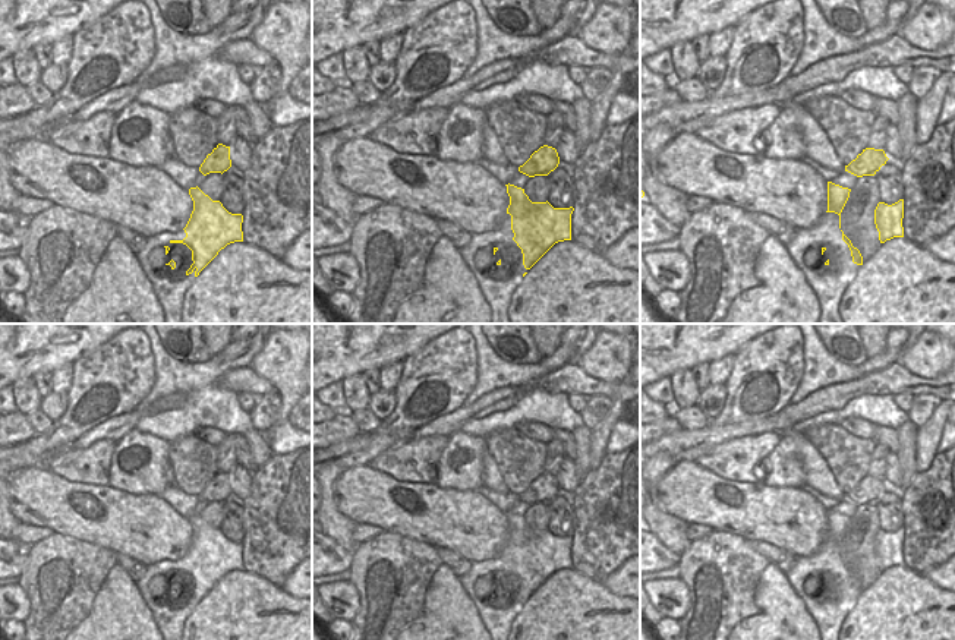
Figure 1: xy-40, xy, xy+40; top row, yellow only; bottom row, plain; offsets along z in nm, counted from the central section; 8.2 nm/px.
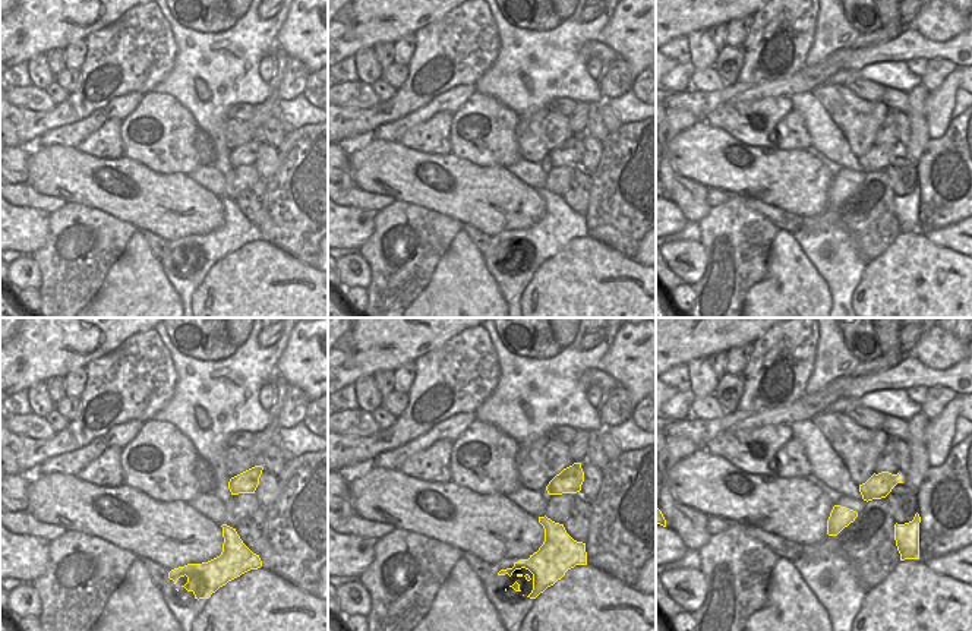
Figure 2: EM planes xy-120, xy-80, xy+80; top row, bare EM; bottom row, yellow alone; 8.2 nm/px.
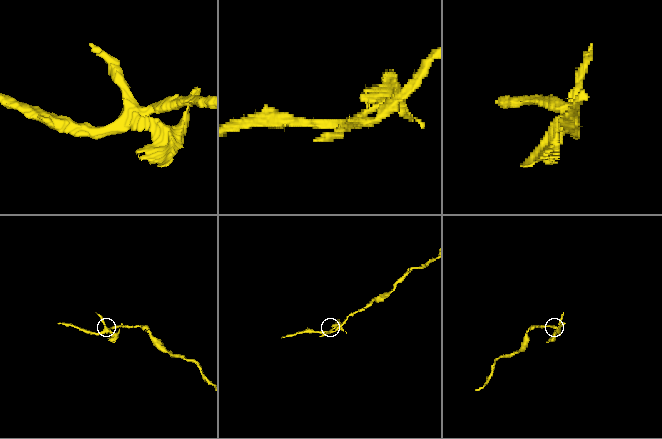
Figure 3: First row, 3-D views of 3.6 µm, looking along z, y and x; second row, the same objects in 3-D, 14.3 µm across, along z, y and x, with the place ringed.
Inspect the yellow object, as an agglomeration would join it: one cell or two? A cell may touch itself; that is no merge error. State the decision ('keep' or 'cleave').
keep

